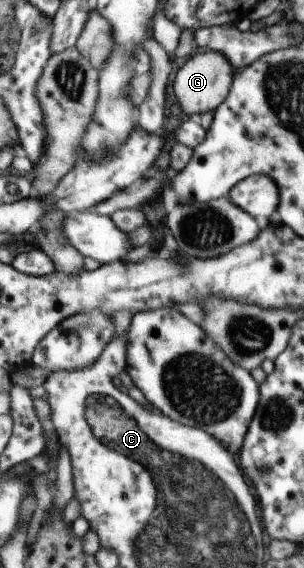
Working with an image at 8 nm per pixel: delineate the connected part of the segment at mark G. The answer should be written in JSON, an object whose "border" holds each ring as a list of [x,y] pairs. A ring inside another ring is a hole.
{"border":[[[218,51],[200,52],[188,58],[176,72],[172,90],[175,92],[178,104],[191,119],[198,119],[204,112],[214,112],[228,100],[230,84],[235,81],[230,74],[230,65],[226,56]]]}

